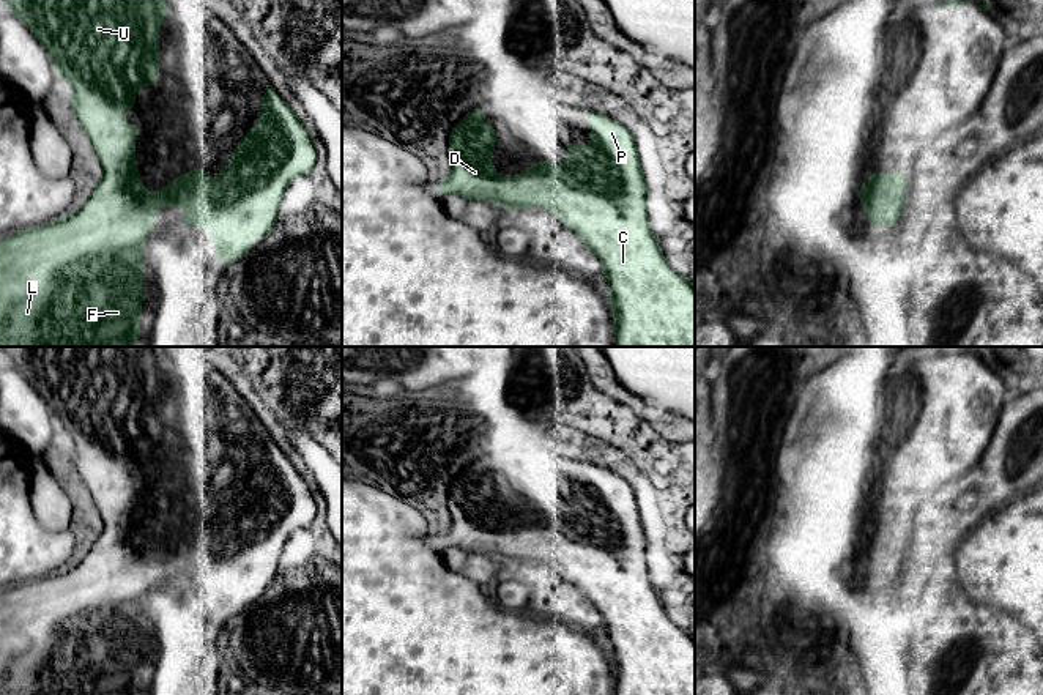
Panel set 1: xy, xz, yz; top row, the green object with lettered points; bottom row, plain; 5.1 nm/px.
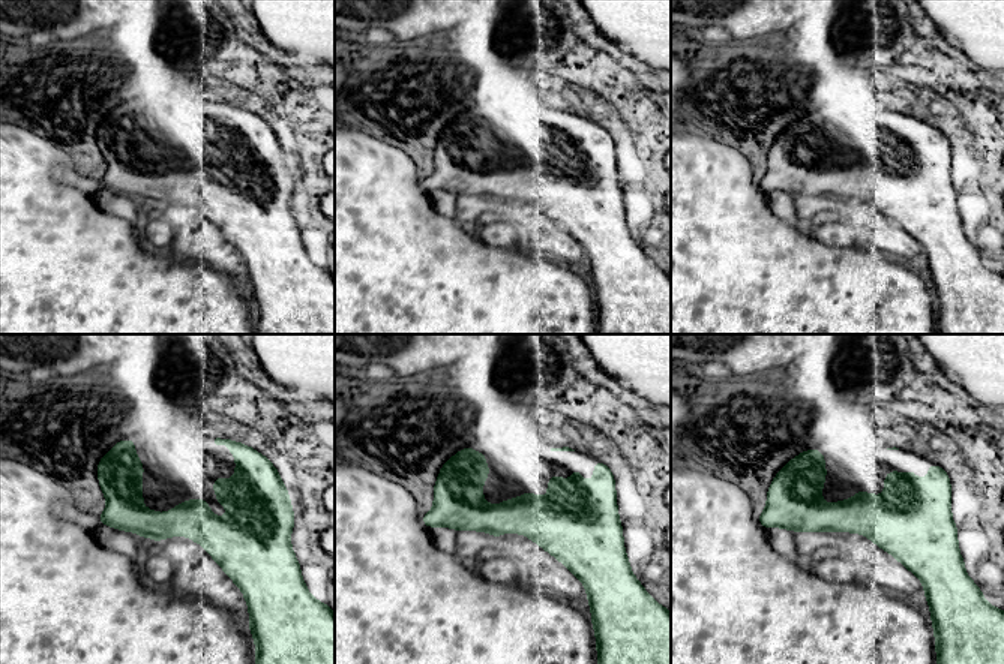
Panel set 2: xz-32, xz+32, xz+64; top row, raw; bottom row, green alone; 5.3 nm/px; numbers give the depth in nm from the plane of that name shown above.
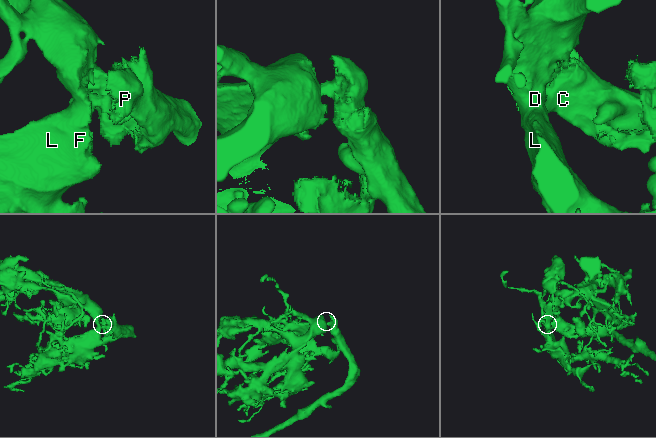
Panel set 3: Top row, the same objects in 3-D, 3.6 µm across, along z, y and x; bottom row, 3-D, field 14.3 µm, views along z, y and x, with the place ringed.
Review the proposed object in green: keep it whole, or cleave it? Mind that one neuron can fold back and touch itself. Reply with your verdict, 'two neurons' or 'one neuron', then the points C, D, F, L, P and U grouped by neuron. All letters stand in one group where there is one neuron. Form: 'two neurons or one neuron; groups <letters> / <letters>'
one neuron; groups C D F L P U

